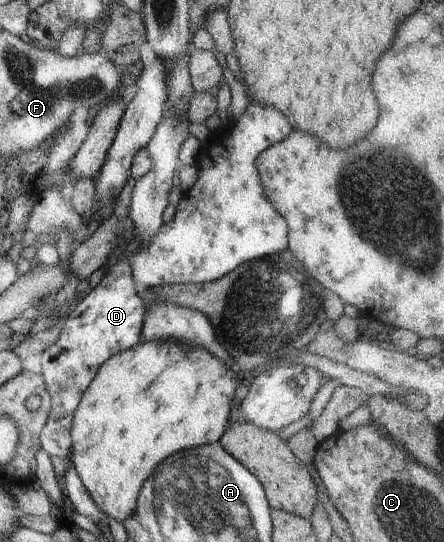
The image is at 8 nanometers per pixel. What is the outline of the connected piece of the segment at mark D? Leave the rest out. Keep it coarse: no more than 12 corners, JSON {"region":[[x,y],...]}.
{"region":[[123,241],[42,354],[42,448],[71,451],[101,364],[140,343],[146,308]]}

